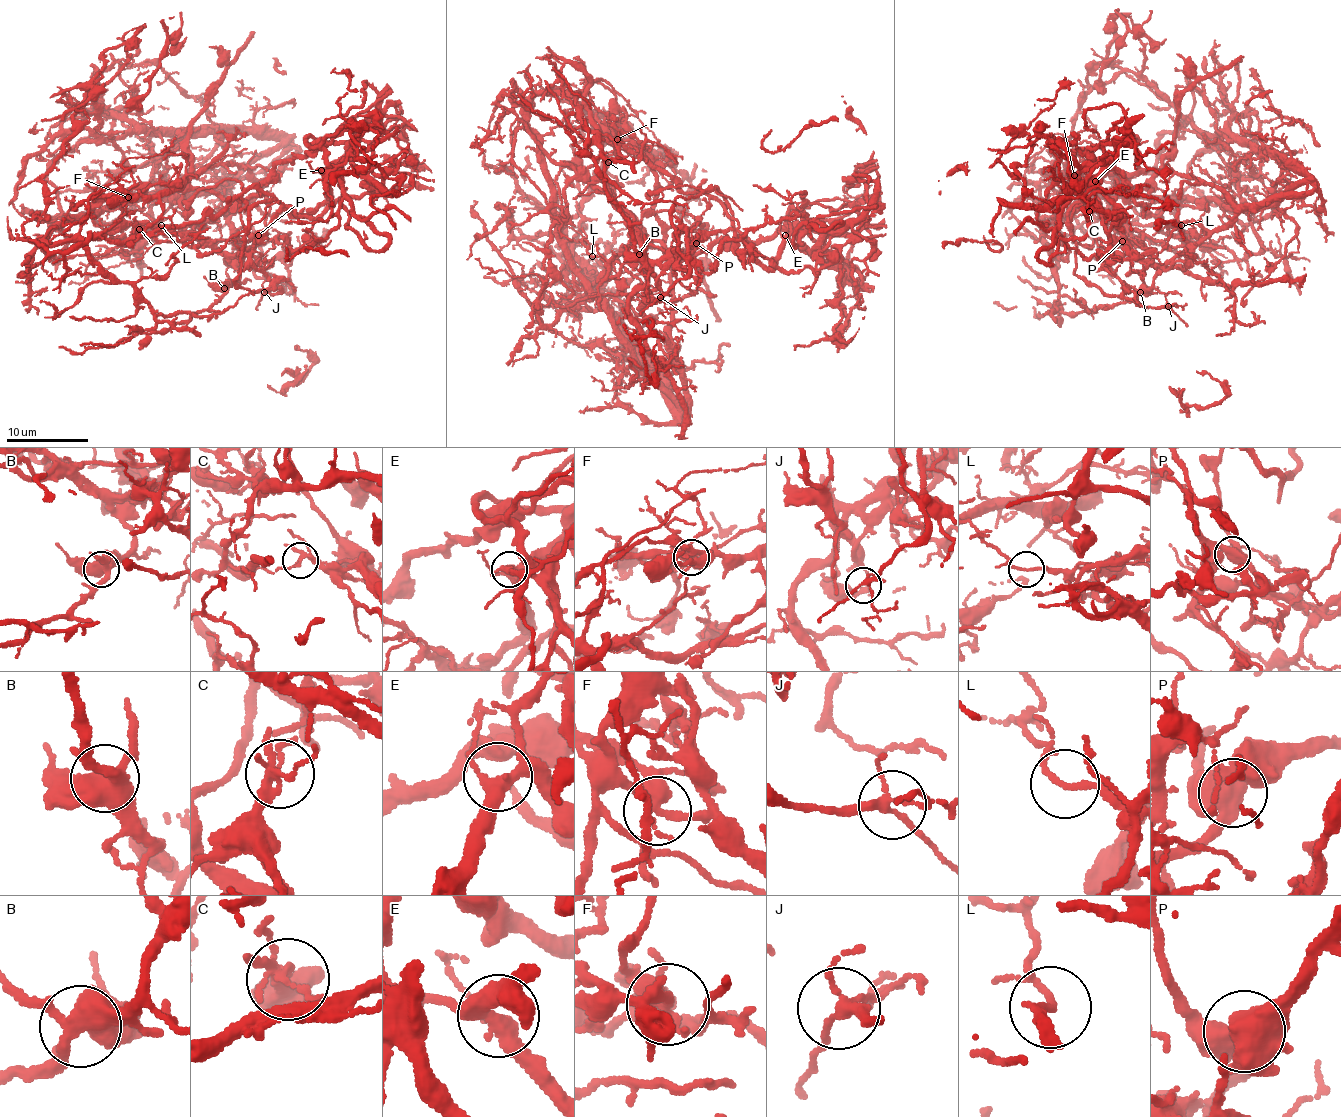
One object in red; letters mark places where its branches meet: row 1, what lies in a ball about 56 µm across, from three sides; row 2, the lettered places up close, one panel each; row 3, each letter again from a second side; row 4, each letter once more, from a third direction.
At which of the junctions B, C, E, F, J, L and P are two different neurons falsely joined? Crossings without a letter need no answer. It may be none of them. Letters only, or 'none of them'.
C, F, L, P

